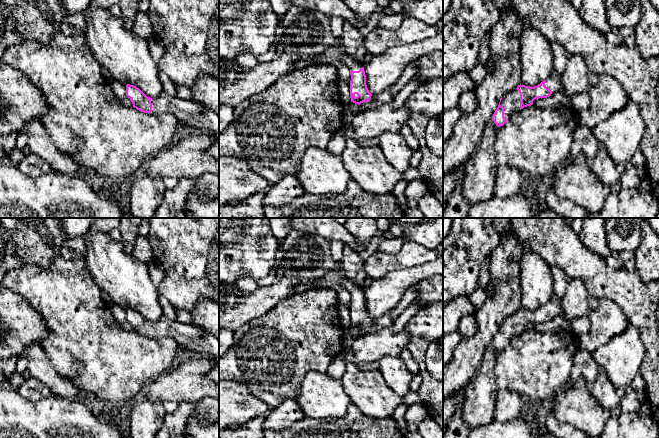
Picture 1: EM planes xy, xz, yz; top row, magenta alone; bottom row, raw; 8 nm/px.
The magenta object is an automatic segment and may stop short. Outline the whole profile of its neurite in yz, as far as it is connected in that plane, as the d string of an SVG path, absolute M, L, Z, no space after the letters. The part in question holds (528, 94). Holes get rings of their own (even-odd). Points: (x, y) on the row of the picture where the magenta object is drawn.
M554 70L546 81L541 82L537 86L518 85L516 89L500 98L492 120L497 127L503 126L512 114L517 113L524 107L533 105L535 99L547 98L553 92L559 91L561 84L561 72Z

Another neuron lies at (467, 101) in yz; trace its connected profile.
M472 90L469 92L462 93L459 97L458 107L464 113L471 113L475 111L477 108L477 97L475 92Z

